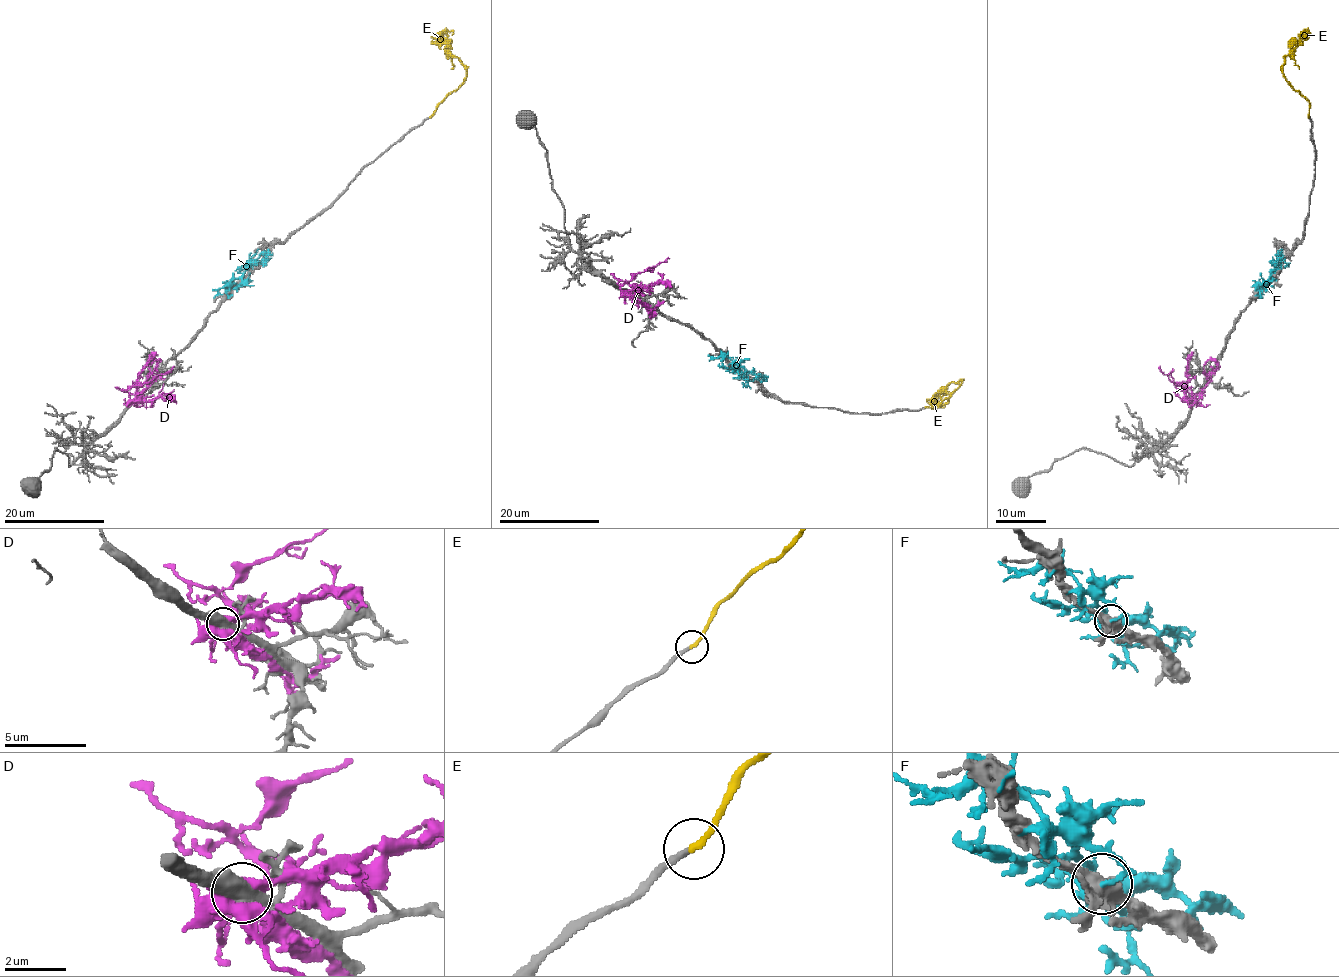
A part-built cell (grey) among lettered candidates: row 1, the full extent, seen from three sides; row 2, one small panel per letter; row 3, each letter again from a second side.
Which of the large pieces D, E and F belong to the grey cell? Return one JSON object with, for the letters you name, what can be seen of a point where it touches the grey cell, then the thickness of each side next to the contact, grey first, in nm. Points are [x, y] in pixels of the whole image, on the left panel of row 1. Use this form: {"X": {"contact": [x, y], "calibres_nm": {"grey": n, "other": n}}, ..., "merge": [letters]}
{"merge": []}

